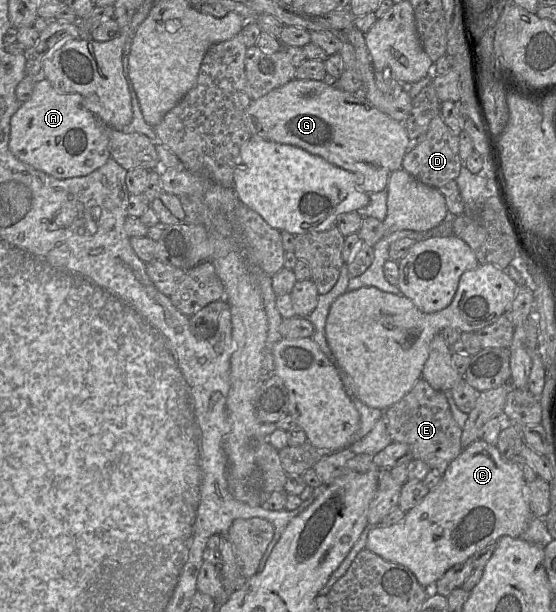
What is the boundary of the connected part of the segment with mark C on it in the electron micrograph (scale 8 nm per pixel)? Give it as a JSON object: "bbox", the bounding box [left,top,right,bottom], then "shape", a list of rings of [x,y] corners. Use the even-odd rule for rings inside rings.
{"bbox":[366,439,533,589],"shape":[[[477,439],[448,465],[439,484],[405,517],[391,526],[375,526],[368,534],[366,548],[383,559],[407,567],[425,588],[434,589],[435,582],[452,566],[462,563],[475,552],[502,536],[518,538],[533,517],[527,501],[527,482],[513,461],[501,457],[496,446]]]}

